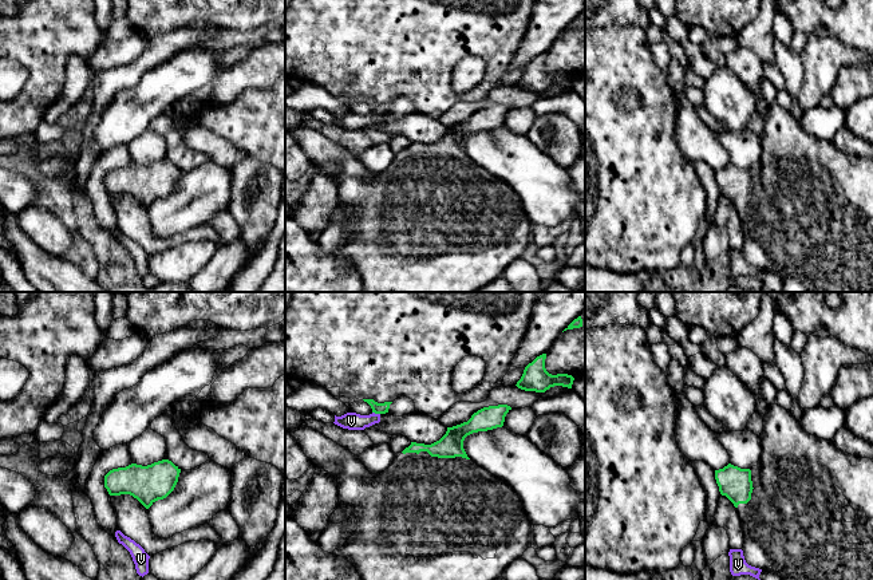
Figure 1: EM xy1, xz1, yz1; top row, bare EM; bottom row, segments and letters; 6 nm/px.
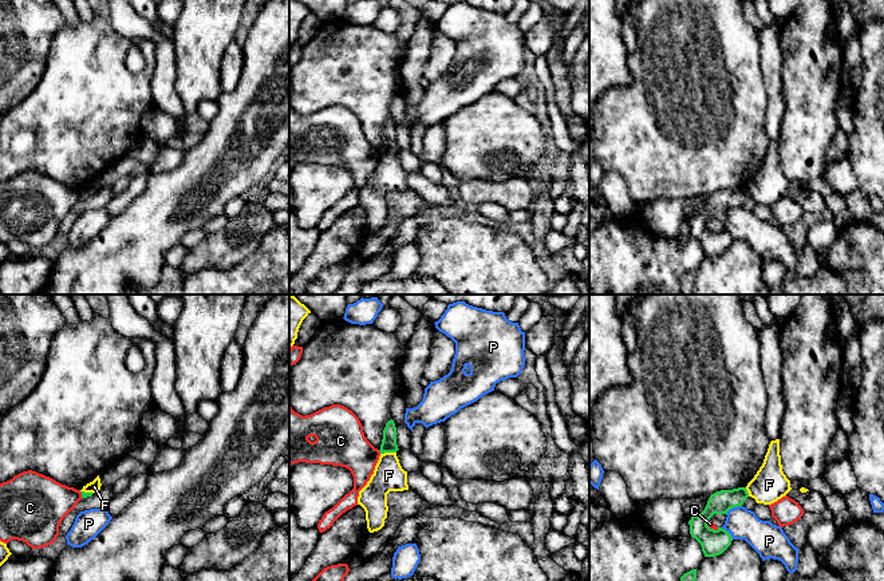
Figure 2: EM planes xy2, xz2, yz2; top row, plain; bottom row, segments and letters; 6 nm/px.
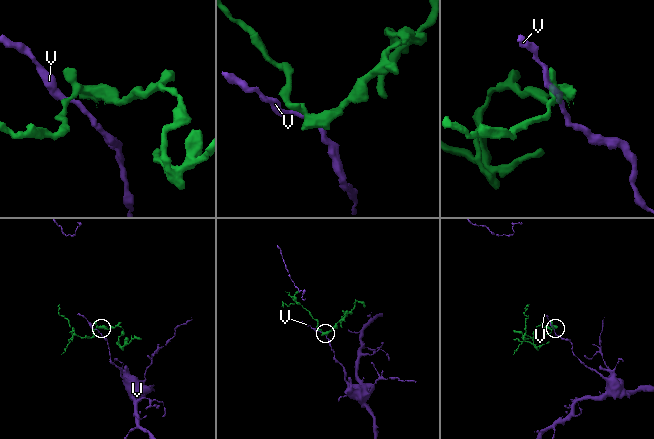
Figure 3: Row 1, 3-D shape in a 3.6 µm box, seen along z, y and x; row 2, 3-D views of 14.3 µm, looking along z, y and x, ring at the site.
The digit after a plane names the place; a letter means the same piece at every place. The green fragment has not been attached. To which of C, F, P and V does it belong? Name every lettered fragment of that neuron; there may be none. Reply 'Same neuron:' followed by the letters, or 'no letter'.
Same neuron: no letter

